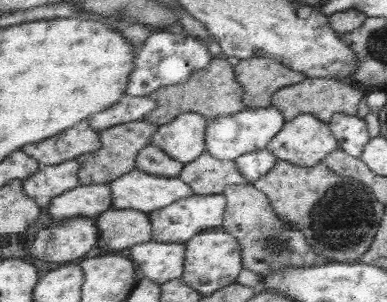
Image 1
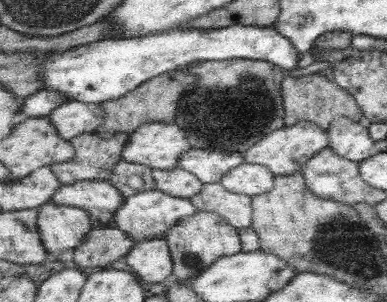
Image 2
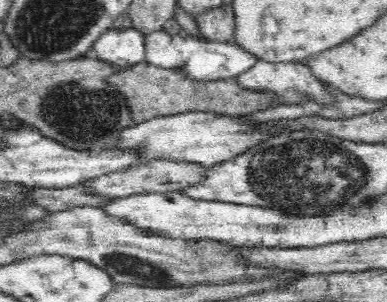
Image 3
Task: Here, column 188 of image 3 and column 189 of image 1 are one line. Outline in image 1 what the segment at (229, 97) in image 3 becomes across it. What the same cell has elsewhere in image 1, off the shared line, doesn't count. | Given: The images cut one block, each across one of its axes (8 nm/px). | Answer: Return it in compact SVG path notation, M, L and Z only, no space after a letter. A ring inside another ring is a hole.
M213 56L213 60L203 68L197 70L189 76L187 82L177 84L177 86L163 86L157 92L153 92L149 98L159 102L159 108L153 110L151 114L147 114L145 122L153 122L159 126L165 126L169 122L175 122L175 118L179 118L181 114L201 114L207 122L221 118L221 116L229 116L229 114L239 114L241 110L245 110L245 102L243 102L243 86L237 82L237 76L233 72L233 66L227 64L223 60L223 56Z

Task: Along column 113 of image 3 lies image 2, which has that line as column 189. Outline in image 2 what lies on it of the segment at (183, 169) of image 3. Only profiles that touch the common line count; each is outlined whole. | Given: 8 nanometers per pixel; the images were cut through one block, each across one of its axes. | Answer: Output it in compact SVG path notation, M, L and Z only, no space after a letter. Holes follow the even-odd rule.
M175 168L175 170L153 170L153 178L157 182L157 190L163 190L165 194L177 196L177 198L187 198L191 200L191 196L199 194L203 188L203 182L199 182L193 174L189 174L183 168Z

